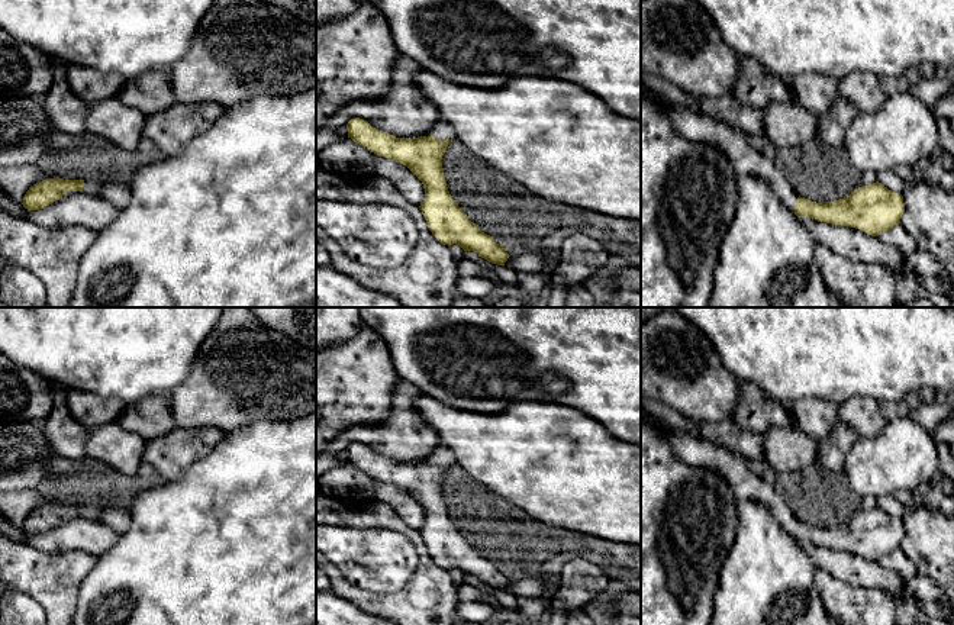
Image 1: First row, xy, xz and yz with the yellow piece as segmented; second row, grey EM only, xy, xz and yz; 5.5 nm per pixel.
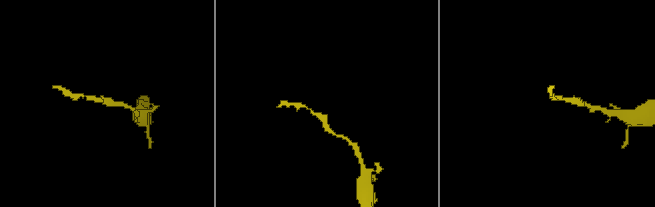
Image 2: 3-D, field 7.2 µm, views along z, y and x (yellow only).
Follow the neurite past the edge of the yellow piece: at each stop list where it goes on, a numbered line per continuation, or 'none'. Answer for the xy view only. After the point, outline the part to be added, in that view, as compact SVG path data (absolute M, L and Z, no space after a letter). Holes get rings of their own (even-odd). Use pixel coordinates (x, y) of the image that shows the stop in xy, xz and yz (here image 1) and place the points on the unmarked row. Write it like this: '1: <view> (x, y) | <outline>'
1: xy (118, 518) | M84 505L83 516L103 522L116 534L125 534L132 522L130 512L122 506Z

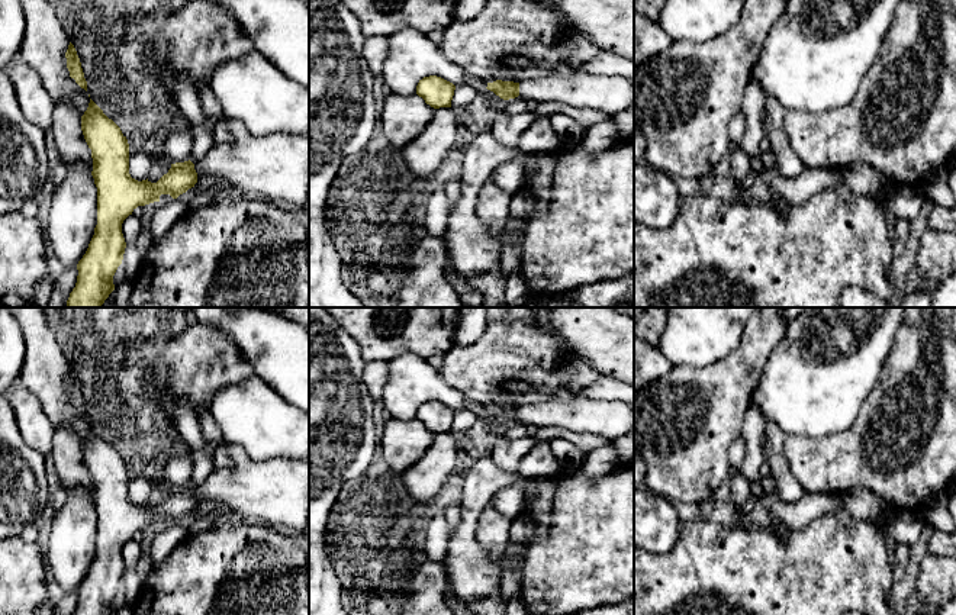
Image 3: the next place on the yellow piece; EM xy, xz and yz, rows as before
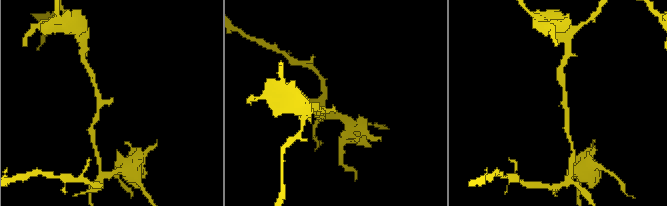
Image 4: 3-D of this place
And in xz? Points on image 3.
1: xz (611, 419) | M574 397L519 406L519 422L560 426L614 441L634 428L634 409L621 400Z

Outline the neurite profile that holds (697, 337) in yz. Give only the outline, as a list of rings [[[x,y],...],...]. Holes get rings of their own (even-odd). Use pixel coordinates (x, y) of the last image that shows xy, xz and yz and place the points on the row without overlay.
[[[667,308],[657,347],[672,366],[704,367],[738,347],[744,325],[760,308]]]

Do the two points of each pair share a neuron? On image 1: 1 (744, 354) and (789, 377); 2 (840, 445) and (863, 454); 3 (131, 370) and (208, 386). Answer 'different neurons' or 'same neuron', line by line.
1: same neuron
2: different neurons
3: different neurons

